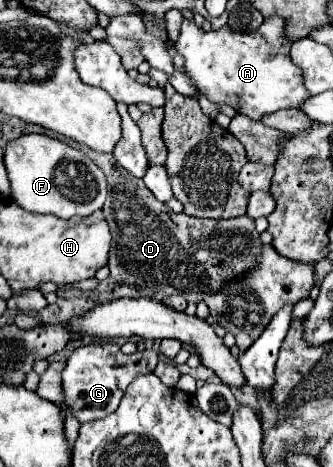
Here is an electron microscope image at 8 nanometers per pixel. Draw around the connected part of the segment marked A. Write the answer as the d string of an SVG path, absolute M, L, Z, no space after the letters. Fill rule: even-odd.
M269 16L263 20L263 24L247 34L233 32L229 26L223 26L219 30L203 32L193 20L183 20L179 28L179 38L175 42L175 50L185 58L185 72L195 82L197 90L207 96L215 104L231 106L237 114L249 116L251 120L261 120L267 114L273 114L277 110L285 108L301 108L301 104L309 98L309 92L303 84L303 72L297 64L293 64L289 50L293 40L285 34L285 20L281 16Z

